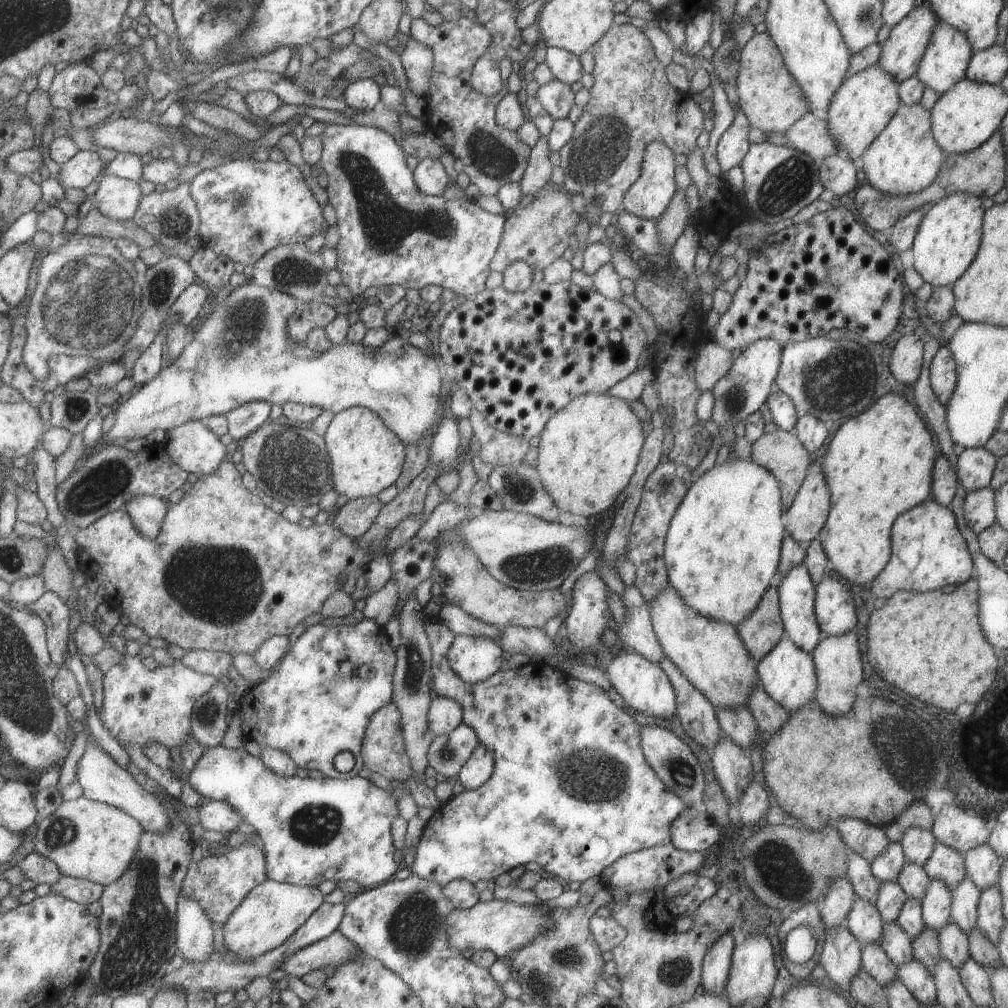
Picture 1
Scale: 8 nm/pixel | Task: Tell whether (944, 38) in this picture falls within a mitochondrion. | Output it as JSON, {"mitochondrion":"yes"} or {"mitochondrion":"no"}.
{"mitochondrion":"no"}

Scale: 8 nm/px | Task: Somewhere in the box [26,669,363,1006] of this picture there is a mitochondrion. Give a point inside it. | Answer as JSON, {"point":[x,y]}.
{"point":[137,943]}

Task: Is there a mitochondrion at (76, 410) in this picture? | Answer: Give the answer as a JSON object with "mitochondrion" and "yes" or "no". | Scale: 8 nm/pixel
{"mitochondrion":"yes"}

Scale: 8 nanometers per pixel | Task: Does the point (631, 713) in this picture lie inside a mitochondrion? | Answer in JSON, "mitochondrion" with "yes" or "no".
{"mitochondrion":"no"}

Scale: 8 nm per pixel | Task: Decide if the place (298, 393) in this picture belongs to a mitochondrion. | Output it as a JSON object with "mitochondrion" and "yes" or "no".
{"mitochondrion":"no"}

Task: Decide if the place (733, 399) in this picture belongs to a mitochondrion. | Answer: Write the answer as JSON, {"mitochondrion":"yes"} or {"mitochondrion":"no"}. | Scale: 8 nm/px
{"mitochondrion":"yes"}

